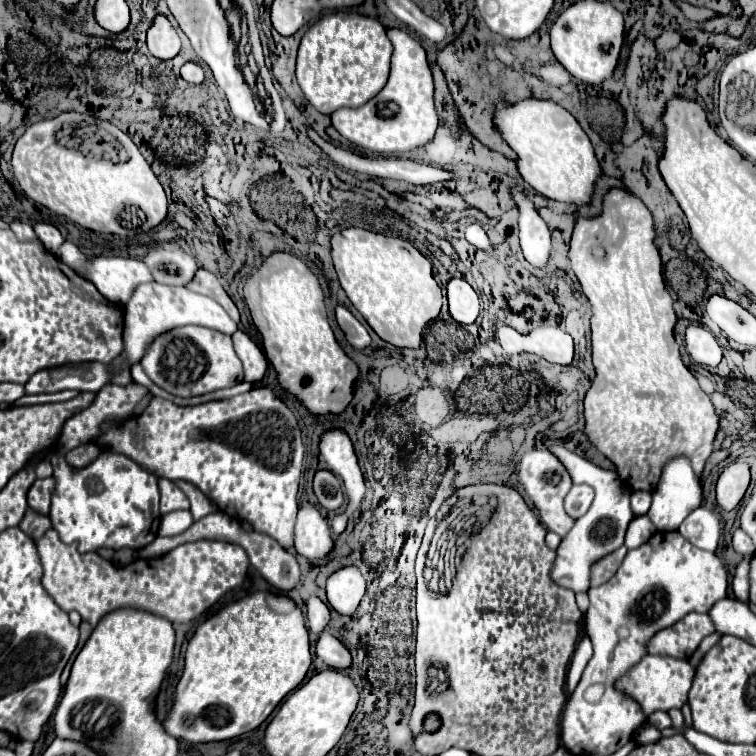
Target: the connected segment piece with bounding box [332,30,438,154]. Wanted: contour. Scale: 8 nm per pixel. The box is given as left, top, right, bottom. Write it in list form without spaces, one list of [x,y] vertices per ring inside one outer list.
[[[388,30],[388,36],[394,44],[388,84],[364,106],[336,110],[332,114],[332,126],[346,140],[366,150],[378,154],[404,154],[432,140],[438,128],[438,114],[434,110],[434,80],[426,52],[412,36],[404,30]]]

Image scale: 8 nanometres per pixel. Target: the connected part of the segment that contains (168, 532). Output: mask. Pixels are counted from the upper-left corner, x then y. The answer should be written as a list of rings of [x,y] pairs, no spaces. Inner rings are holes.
[[[178,510],[162,516],[158,536],[176,536],[192,526],[192,514],[188,510]]]

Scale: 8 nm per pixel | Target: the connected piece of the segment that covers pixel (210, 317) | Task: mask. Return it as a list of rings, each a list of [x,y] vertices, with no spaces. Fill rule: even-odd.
[[[148,282],[136,288],[128,304],[124,306],[126,318],[124,318],[124,352],[120,356],[126,356],[126,362],[130,366],[138,360],[142,360],[146,346],[160,336],[162,332],[168,332],[176,326],[186,326],[186,324],[196,324],[196,326],[206,326],[212,330],[218,330],[222,334],[234,334],[238,330],[238,324],[230,320],[228,312],[212,298],[196,294],[188,288],[182,286],[166,286],[158,282]]]

